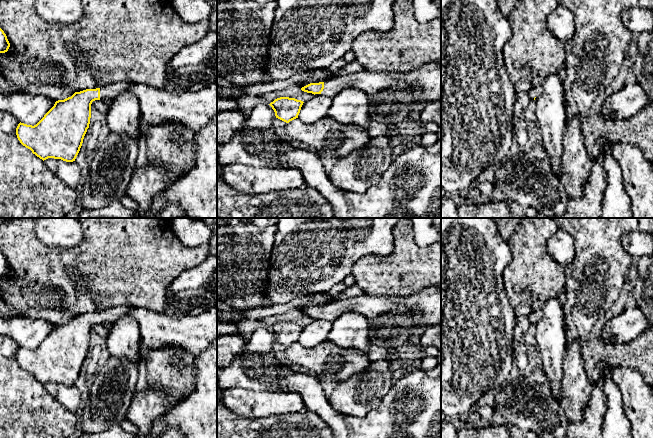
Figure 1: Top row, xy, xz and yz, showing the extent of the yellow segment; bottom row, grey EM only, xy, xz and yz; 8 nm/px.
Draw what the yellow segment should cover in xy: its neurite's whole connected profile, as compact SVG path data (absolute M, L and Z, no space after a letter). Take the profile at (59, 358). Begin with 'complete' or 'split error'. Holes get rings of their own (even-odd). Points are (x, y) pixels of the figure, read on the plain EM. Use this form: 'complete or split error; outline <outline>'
split error; outline M217 305L210 307L201 314L185 315L181 318L146 308L117 306L101 312L75 316L71 321L56 325L36 349L32 350L20 346L16 352L17 362L23 370L30 373L43 385L54 382L73 386L89 352L92 326L100 323L114 323L123 315L130 315L138 321L141 340L145 348L160 349L166 346L176 346L198 356L217 339Z

